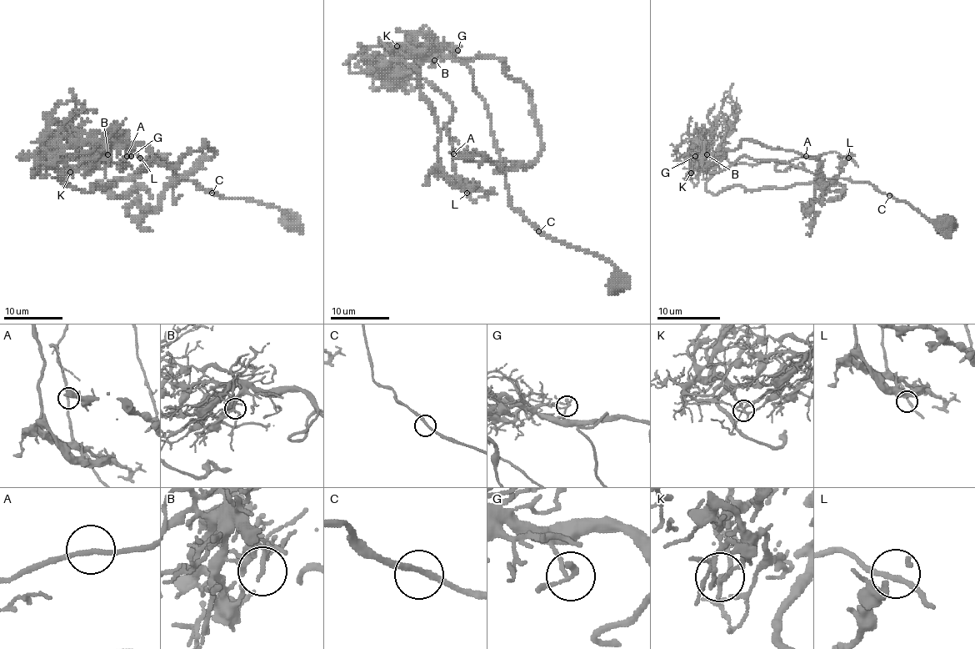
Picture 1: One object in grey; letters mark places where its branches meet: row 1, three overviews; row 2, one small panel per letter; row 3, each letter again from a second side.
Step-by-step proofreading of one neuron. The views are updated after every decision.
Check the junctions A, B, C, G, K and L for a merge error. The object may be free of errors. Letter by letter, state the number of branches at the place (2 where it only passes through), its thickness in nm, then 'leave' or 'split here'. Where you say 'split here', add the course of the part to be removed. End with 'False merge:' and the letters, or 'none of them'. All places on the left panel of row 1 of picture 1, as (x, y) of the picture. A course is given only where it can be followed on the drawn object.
A: 2 | 200 nm | leave
B: 2 | 150 nm | leave
C: 2 | 220 nm | leave
G: 2 | 200 nm | leave
K: 2 | 160 nm | split here | (71, 173), (58, 159), (39, 163), (90, 192), (92, 184), (107, 187), (131, 179), (169, 154)
L: 2 | 200 nm | leave
False merge: K

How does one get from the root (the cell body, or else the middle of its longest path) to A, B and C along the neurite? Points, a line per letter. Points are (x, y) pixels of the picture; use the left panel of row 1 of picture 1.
A: (288, 218), (205, 192), (154, 156), (140, 173), (144, 146), (54, 167), (127, 156)
B: (288, 218), (272, 205), (205, 192), (154, 156), (140, 173), (152, 159), (144, 146), (104, 143), (107, 154)
C: (288, 218), (288, 215), (272, 205), (230, 198), (212, 193)

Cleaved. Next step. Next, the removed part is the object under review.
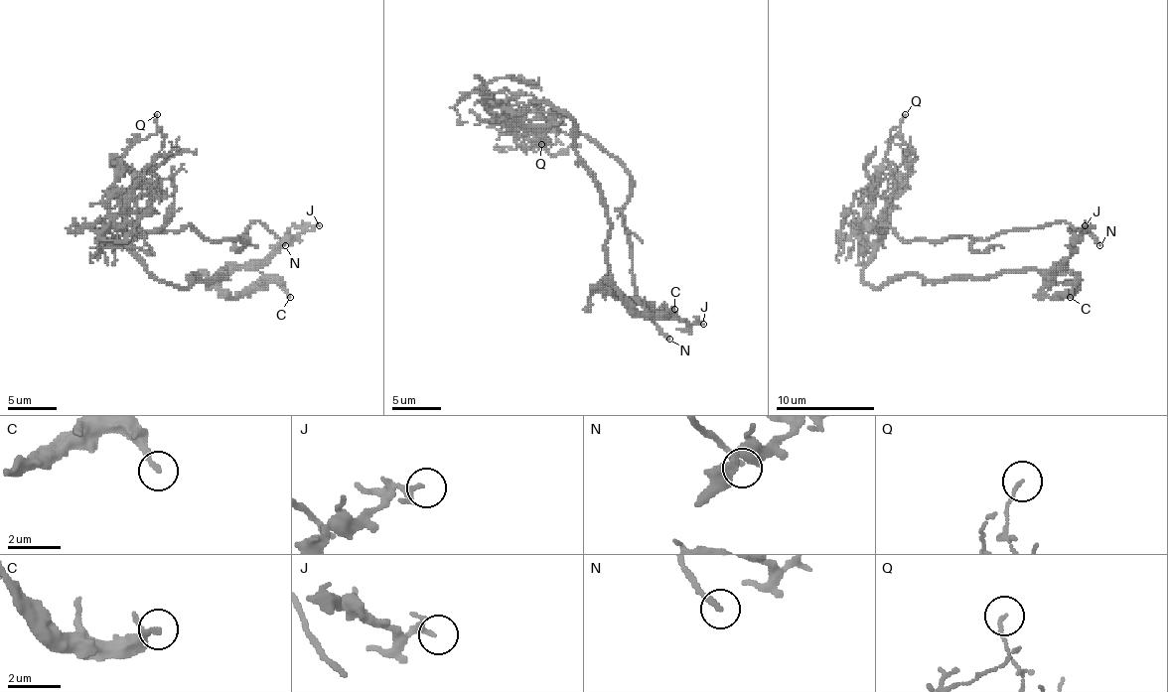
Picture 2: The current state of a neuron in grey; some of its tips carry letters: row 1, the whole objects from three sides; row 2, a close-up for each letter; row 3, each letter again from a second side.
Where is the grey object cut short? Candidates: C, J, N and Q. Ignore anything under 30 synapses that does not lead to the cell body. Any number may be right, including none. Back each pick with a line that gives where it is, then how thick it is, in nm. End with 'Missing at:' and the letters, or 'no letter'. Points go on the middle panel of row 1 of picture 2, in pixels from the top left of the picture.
N: Place: (669, 339). Thickness 200 nm
Missing at: N

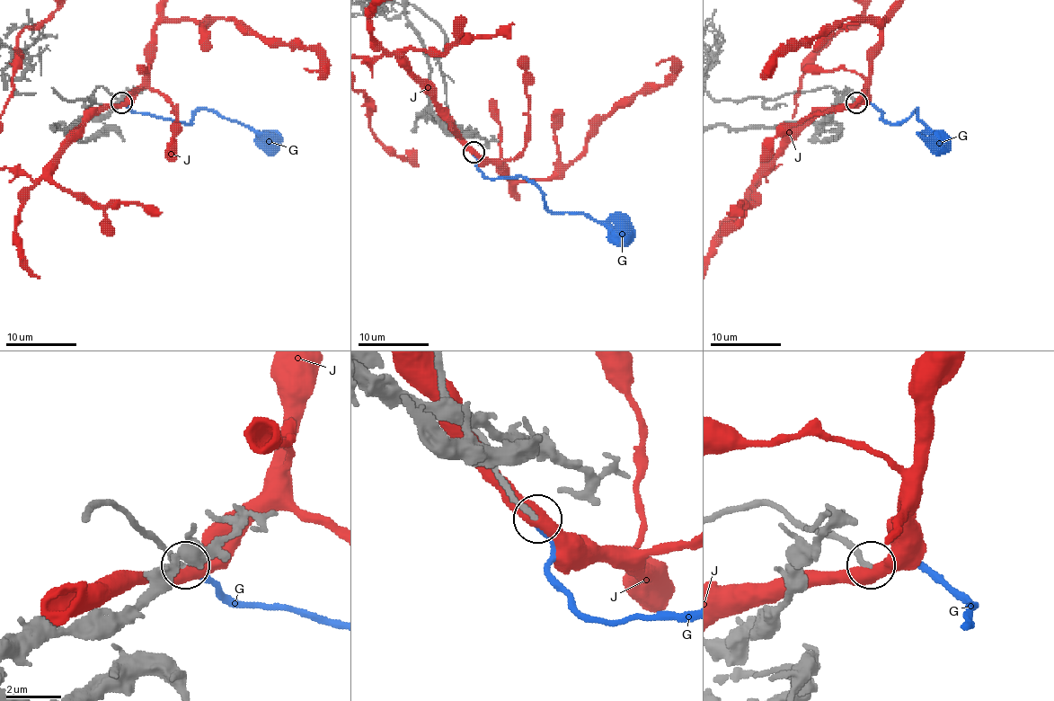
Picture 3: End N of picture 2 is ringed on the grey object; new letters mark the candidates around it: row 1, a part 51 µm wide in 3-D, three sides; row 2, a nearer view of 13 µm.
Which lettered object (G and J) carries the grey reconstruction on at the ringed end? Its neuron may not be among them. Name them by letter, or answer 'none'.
G

